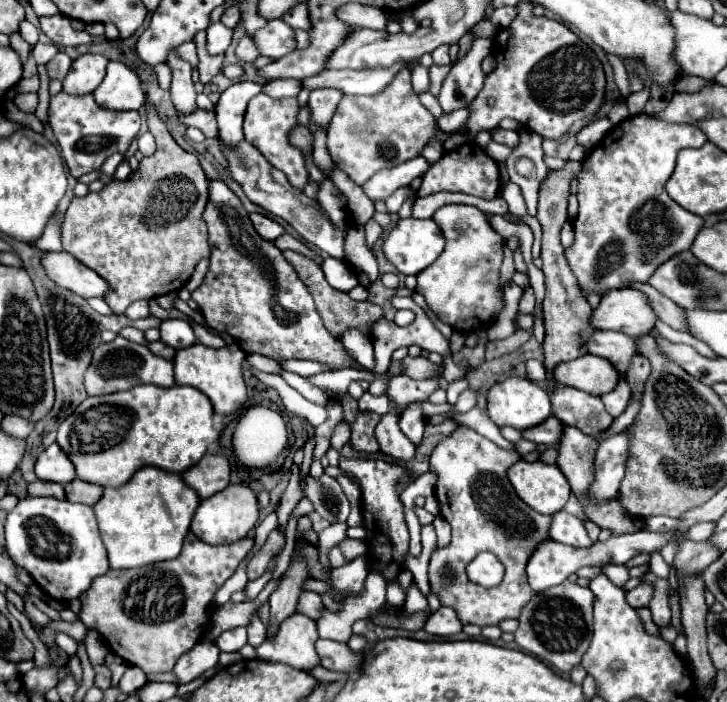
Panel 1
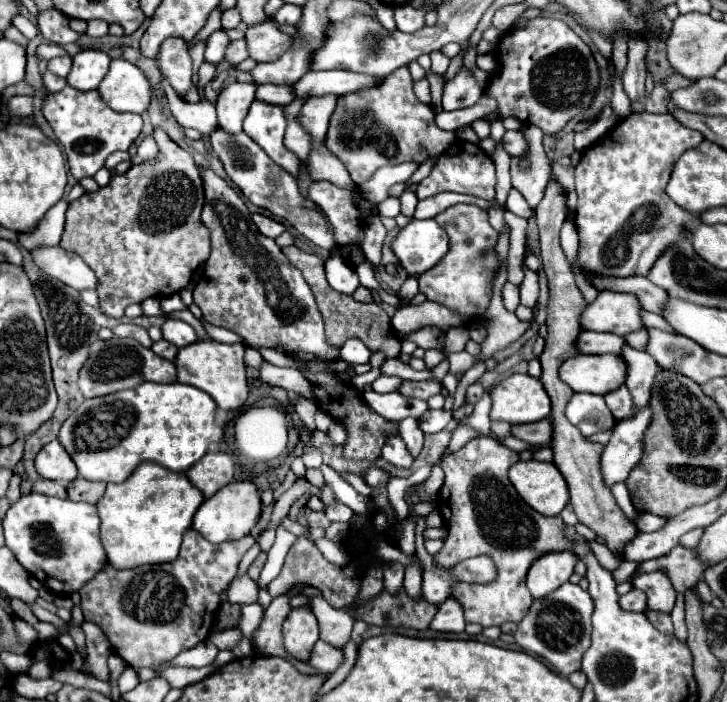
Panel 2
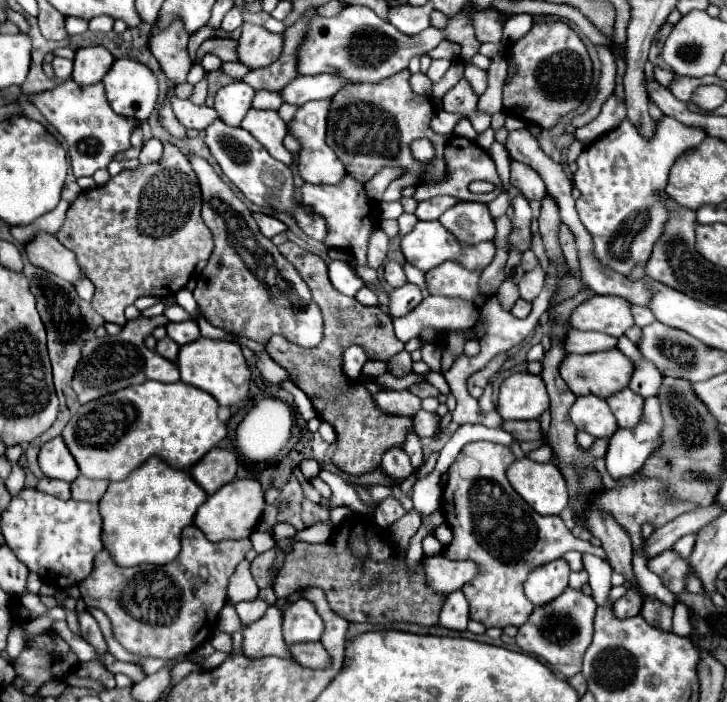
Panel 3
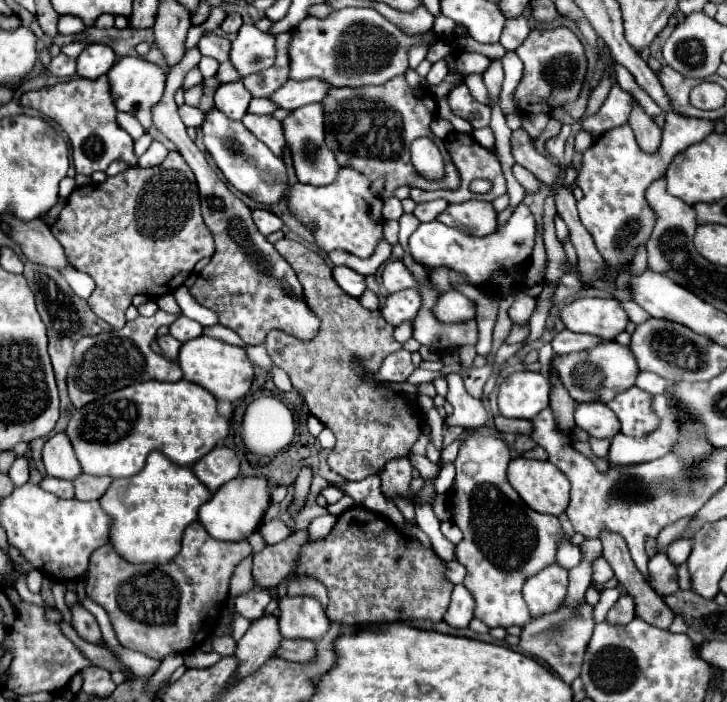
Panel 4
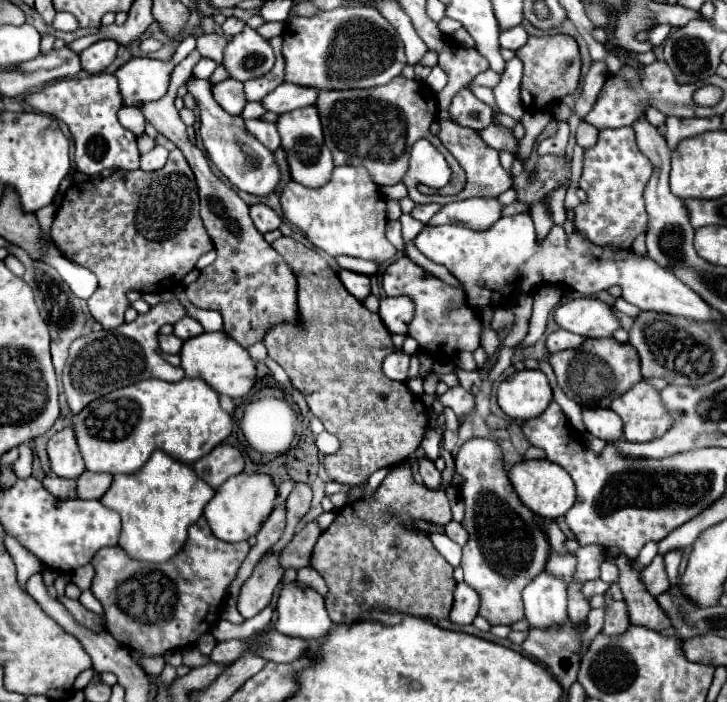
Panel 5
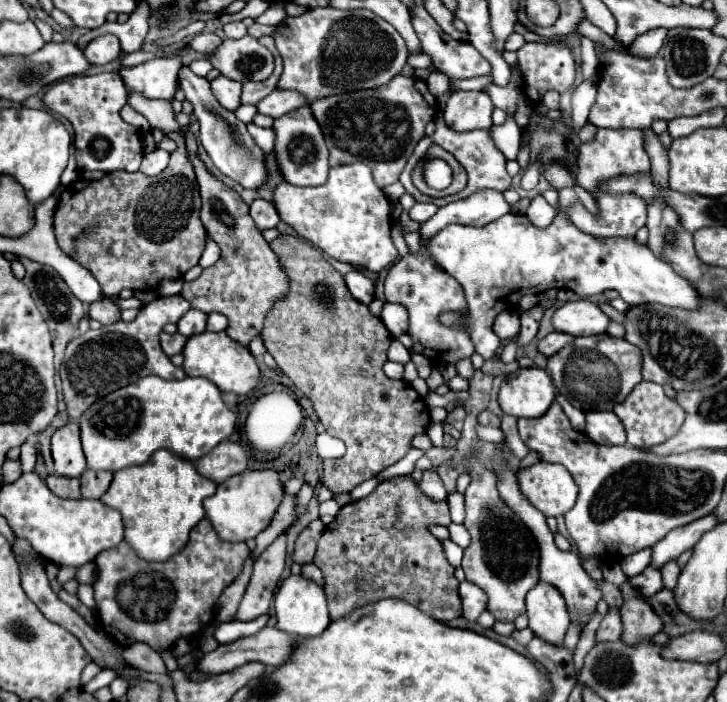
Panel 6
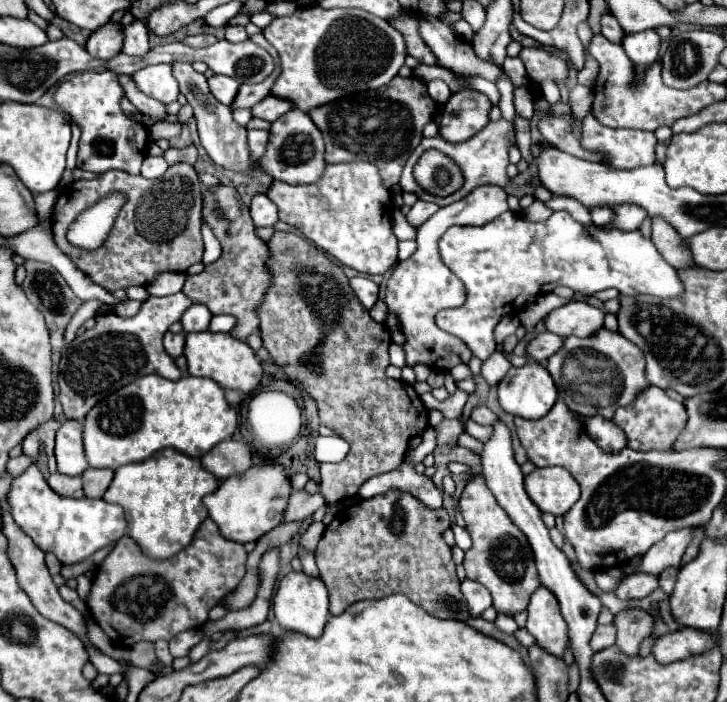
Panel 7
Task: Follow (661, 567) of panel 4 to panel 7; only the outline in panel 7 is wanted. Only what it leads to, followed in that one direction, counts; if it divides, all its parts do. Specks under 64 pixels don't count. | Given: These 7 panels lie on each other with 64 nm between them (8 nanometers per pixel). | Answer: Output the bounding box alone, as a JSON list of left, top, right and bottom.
[616,572,658,600]

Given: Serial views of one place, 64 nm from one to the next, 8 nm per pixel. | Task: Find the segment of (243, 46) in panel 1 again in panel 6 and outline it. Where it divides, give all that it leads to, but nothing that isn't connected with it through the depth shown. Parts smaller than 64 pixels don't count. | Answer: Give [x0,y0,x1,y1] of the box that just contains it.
[190,34,222,54]

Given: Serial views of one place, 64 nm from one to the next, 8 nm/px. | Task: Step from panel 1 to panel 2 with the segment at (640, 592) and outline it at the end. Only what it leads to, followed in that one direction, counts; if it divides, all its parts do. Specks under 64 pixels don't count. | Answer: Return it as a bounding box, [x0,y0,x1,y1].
[620,588,648,612]

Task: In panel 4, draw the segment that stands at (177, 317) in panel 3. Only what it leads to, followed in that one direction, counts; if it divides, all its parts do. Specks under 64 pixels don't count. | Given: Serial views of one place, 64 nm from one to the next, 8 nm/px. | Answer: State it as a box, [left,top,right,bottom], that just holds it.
[156,294,182,316]

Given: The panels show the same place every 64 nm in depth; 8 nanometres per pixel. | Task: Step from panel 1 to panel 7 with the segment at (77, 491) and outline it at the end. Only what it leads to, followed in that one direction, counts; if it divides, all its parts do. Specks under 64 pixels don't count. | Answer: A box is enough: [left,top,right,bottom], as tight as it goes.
[82,468,114,498]

